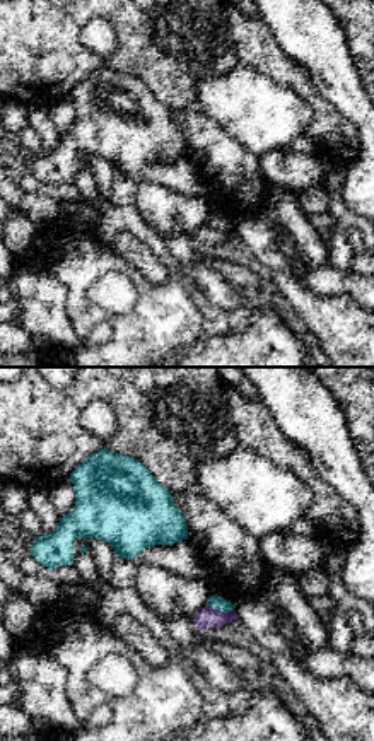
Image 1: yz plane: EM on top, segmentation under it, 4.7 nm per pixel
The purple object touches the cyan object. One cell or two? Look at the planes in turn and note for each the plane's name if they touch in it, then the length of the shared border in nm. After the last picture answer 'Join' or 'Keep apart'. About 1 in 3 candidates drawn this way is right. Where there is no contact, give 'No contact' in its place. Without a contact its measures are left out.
Touches purple in yz. Shared border 130 nm

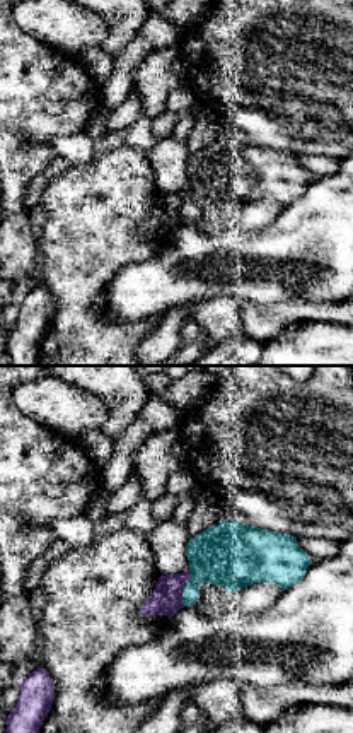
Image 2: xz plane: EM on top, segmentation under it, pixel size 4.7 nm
Touches purple in xz. Shared border 180 nm

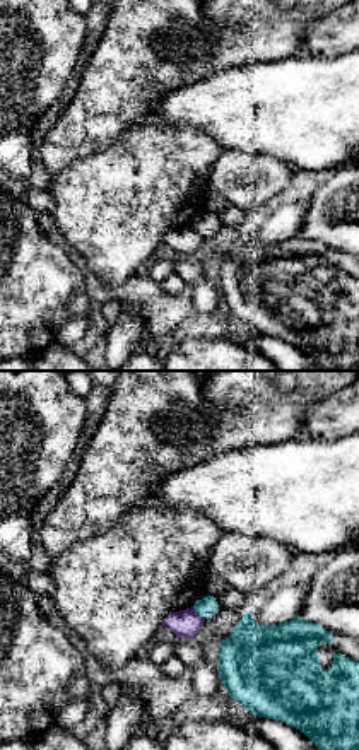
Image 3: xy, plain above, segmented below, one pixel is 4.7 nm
Touches purple in xy. Shared border 90 nm

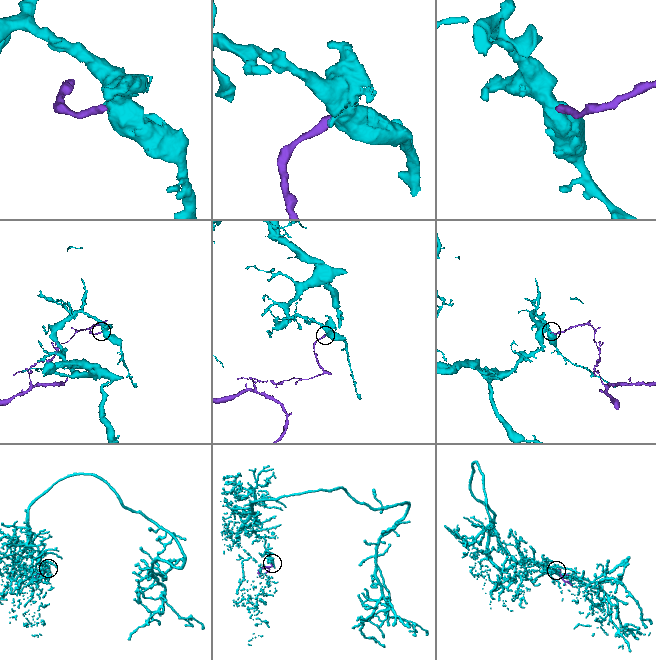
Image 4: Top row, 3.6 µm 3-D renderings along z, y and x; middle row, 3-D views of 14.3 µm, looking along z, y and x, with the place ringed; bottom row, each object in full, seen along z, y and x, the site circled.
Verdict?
Keep apart

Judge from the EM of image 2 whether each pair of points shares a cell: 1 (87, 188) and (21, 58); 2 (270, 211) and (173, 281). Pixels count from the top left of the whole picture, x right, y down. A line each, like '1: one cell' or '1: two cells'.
1: two cells
2: two cells

